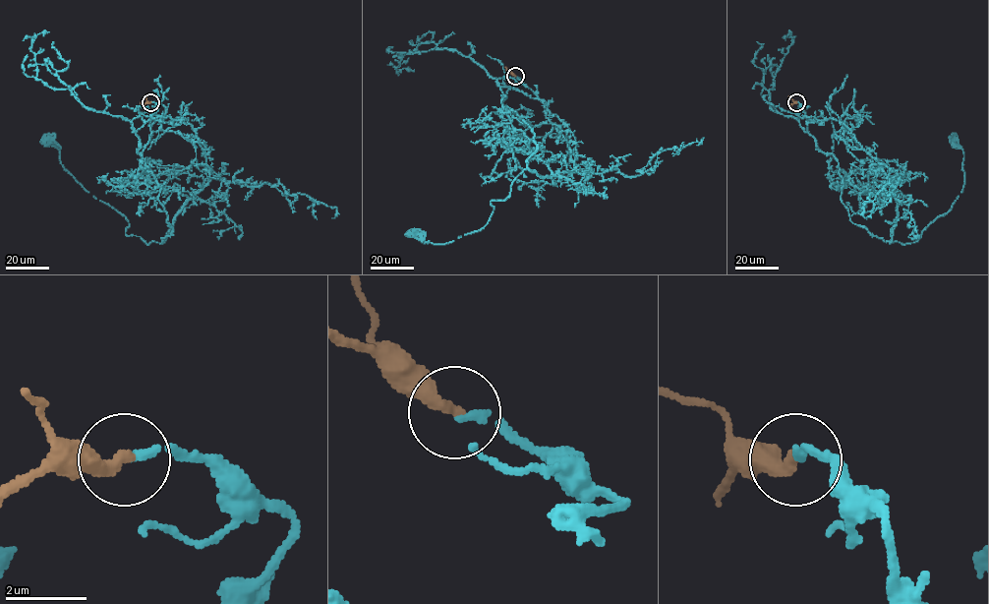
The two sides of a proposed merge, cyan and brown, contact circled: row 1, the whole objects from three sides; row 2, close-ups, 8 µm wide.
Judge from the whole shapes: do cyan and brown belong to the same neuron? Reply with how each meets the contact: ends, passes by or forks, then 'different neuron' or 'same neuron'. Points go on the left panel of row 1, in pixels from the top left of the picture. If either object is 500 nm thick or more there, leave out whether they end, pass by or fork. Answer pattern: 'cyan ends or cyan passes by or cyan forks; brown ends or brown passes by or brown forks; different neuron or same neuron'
cyan ends; brown ends; same neuron

